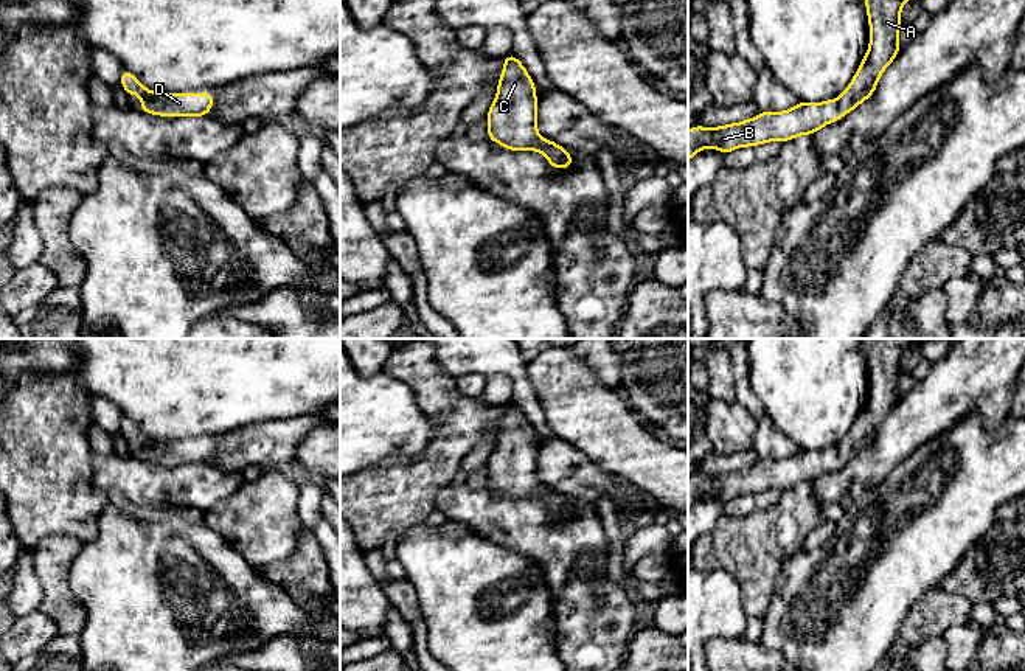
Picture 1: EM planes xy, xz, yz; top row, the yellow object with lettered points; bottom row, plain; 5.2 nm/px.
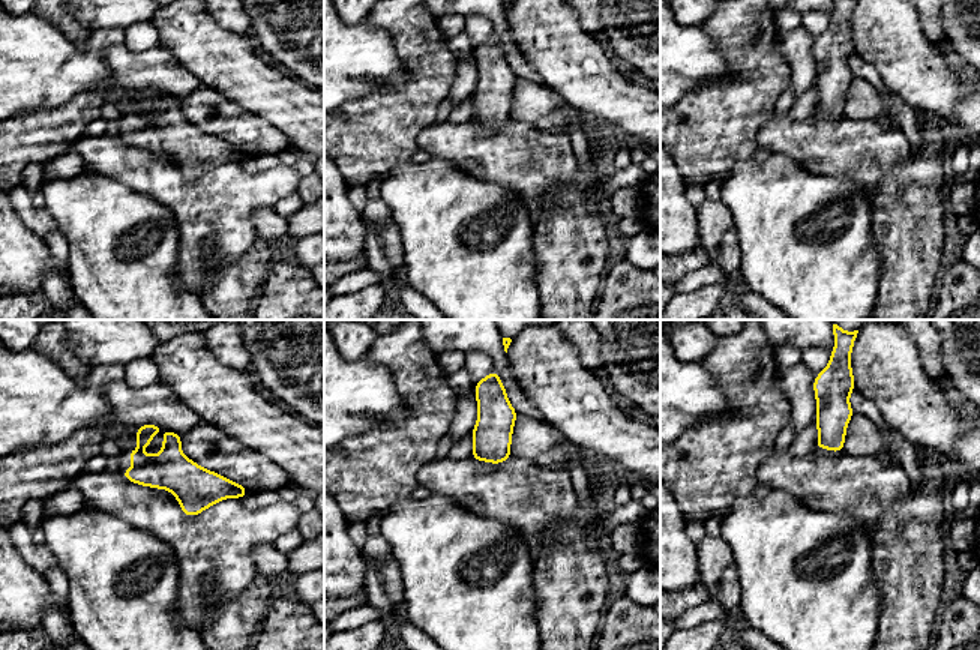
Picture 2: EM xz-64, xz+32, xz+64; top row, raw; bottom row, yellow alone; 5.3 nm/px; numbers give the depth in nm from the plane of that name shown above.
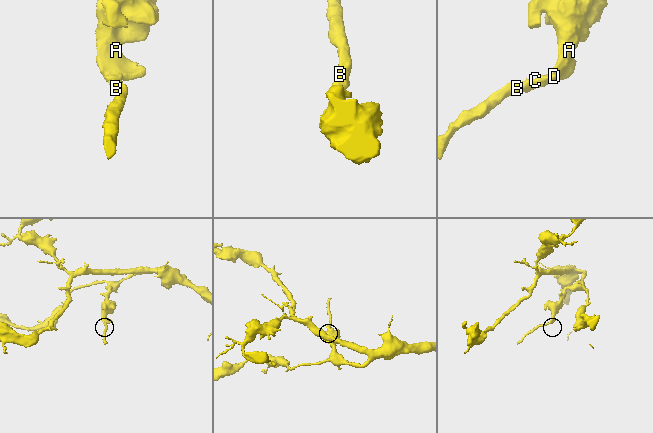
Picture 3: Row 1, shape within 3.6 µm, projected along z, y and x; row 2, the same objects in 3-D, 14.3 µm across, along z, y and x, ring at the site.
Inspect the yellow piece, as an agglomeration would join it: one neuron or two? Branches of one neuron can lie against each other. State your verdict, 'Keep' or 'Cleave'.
Keep

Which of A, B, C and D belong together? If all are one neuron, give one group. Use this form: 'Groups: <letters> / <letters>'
Groups: A B C D

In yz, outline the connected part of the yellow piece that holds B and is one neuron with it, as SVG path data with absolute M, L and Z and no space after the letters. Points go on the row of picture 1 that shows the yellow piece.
M865 0L870 45L856 75L836 99L803 103L783 112L759 112L750 120L718 127L693 126L688 130L688 162L702 149L728 152L769 141L789 141L812 135L853 112L873 96L884 70L895 61L899 47L901 9L909 0Z

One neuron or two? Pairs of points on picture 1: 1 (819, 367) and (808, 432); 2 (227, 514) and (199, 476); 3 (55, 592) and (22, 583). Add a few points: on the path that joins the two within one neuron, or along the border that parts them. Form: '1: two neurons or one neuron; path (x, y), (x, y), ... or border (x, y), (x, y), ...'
1: one neuron; path (813, 382), (813, 417)
2: two neurons; border (243, 480), (232, 493), (216, 500), (205, 511)
3: two neurons; border (33, 553), (33, 569), (42, 587), (39, 609)

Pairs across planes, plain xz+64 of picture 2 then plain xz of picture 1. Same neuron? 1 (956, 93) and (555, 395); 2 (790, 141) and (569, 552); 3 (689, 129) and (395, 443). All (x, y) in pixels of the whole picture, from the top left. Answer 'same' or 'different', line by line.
1: same
2: same
3: different

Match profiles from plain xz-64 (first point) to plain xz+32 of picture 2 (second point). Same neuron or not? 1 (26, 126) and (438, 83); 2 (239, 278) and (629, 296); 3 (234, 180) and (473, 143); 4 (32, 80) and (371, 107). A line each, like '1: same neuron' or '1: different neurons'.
1: same neuron
2: different neurons
3: same neuron
4: different neurons

